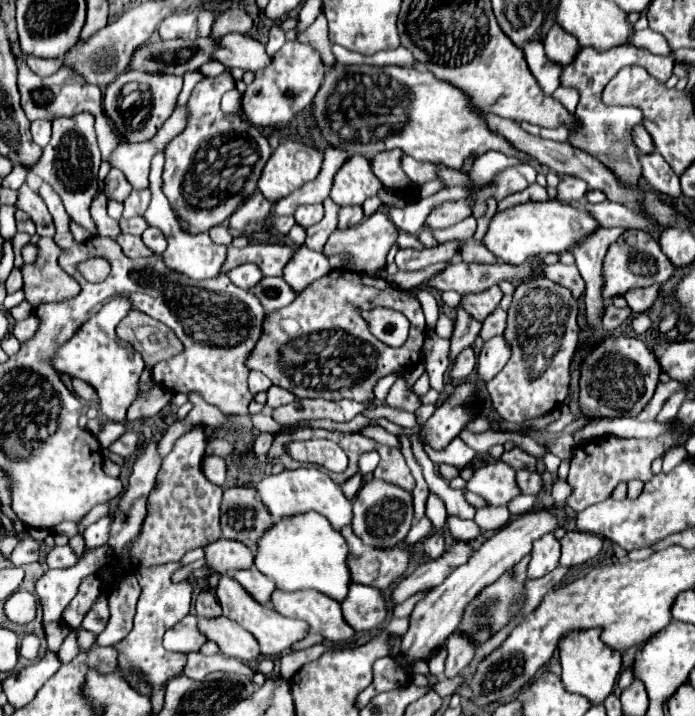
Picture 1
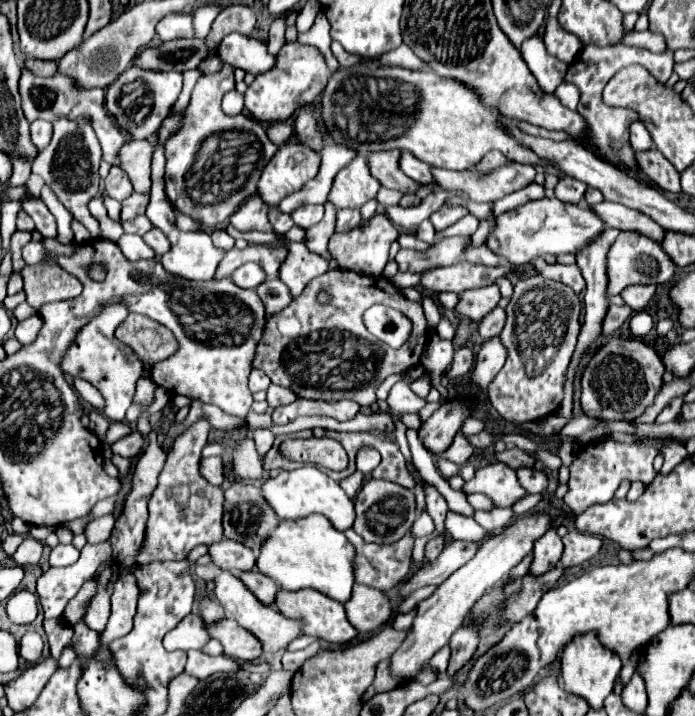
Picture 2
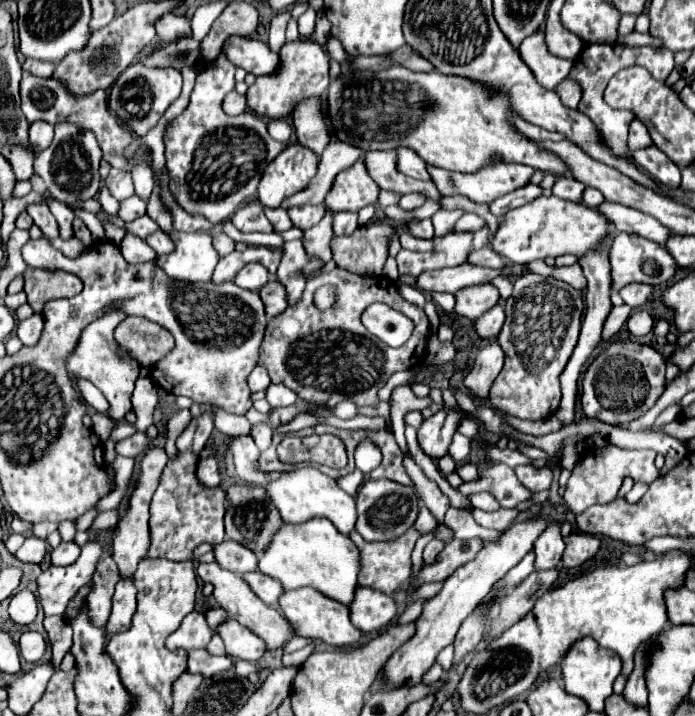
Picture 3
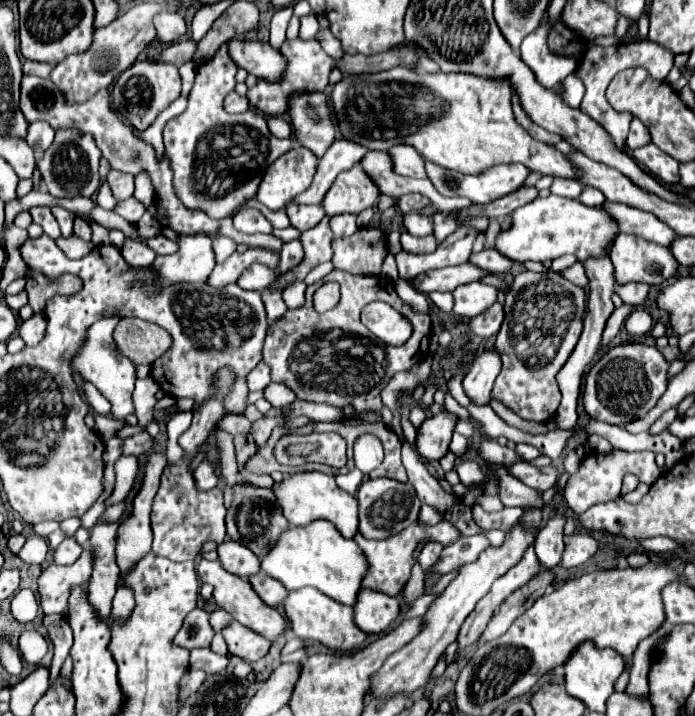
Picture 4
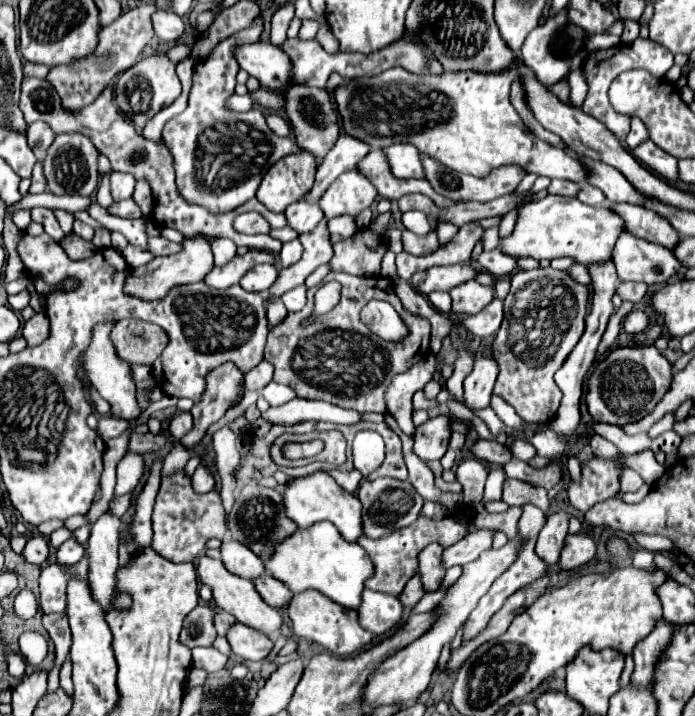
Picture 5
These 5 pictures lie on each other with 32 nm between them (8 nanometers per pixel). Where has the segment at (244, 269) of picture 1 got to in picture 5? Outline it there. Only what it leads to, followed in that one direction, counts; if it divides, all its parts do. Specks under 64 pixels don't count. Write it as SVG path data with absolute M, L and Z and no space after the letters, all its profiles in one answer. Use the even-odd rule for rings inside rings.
M274 264L254 266L240 282L240 286L248 292L266 292L278 278L278 268Z

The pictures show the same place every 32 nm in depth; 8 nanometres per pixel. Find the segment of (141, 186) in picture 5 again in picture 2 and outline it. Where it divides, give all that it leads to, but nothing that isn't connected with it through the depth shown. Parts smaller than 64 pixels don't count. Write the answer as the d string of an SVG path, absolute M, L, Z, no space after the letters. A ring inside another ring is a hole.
M132 140L120 150L120 162L124 172L130 176L134 190L138 194L148 194L152 180L150 180L150 158L152 158L152 144L146 140Z

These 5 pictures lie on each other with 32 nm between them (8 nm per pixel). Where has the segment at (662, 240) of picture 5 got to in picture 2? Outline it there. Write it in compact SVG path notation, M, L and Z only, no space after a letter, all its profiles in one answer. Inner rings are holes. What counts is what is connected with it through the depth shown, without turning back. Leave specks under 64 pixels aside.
M604 200L592 206L592 210L604 220L604 224L608 224L608 228L640 232L642 236L648 236L656 242L662 242L666 236L666 230L660 228L660 224L656 224L650 216L644 216L642 212L636 212L632 208L624 208L622 204Z

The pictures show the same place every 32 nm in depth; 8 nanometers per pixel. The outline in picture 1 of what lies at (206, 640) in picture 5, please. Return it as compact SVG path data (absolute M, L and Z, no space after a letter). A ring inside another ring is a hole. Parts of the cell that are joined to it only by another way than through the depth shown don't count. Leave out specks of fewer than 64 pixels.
M188 614L184 620L180 620L172 630L164 634L164 648L172 652L192 652L200 650L200 646L208 638L198 630L198 618L194 614Z

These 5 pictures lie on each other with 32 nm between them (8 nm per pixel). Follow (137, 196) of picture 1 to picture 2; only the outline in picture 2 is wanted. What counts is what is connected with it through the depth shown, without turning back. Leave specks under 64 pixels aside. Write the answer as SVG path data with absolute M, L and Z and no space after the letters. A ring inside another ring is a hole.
M134 192L130 198L126 198L126 200L122 202L120 220L132 220L132 218L144 214L144 212L146 212L146 206L148 206L148 196Z

